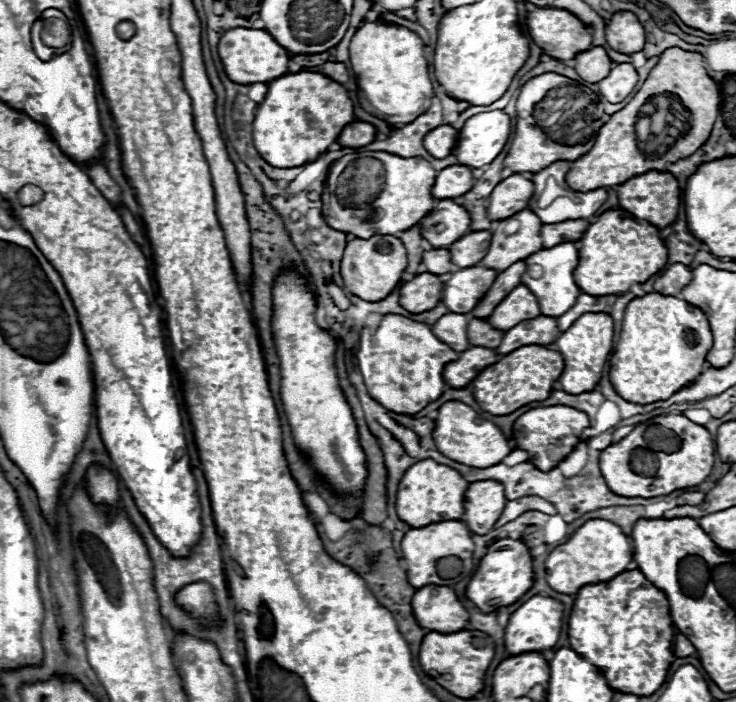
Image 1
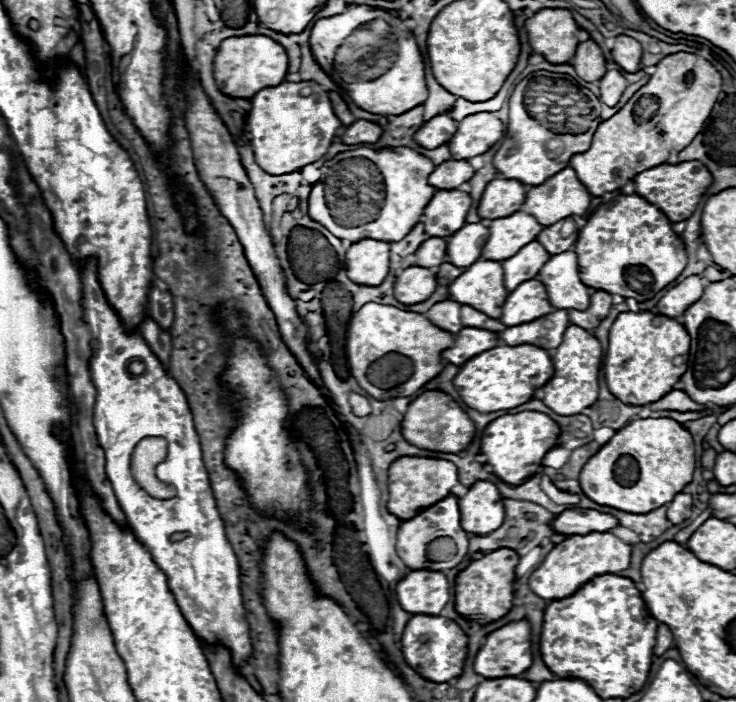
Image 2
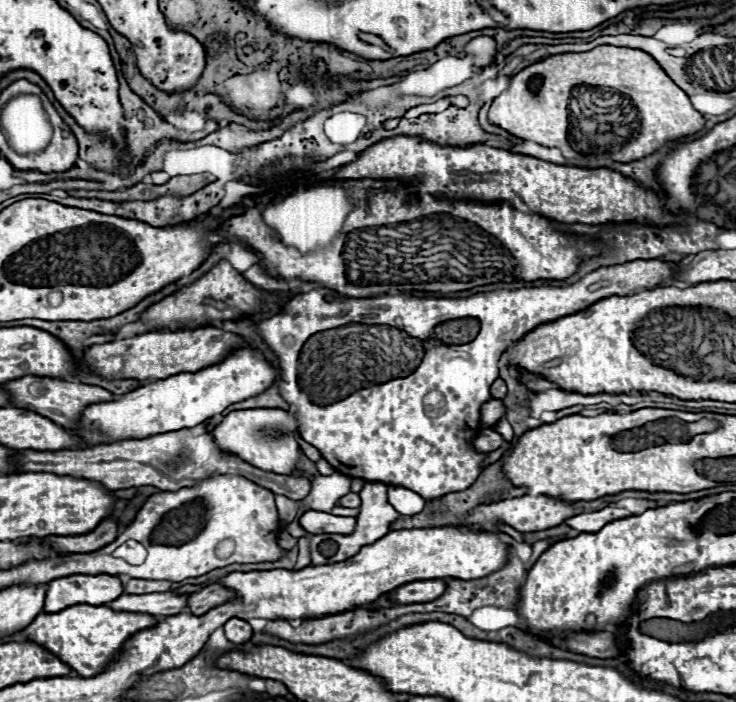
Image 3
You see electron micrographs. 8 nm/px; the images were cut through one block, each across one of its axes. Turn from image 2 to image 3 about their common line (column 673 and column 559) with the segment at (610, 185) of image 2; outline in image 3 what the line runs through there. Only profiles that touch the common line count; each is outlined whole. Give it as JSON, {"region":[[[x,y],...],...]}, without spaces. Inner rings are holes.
{"region":[[[596,46],[580,54],[554,54],[520,70],[510,88],[494,98],[488,110],[488,122],[520,140],[536,142],[544,148],[560,148],[564,158],[580,158],[584,154],[604,156],[612,162],[642,160],[662,148],[662,144],[704,128],[704,116],[692,108],[684,90],[660,72],[646,52],[618,46]]]}

